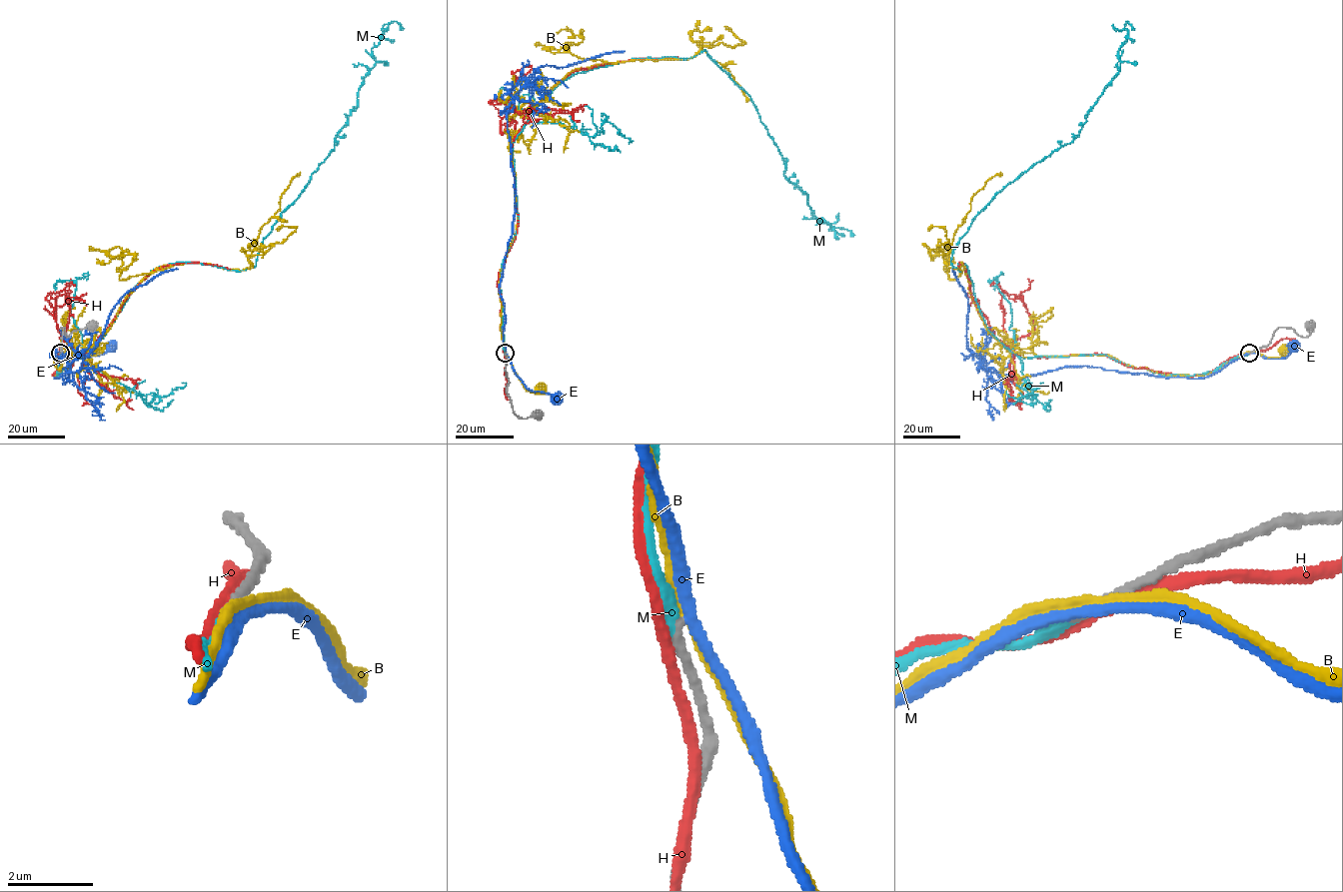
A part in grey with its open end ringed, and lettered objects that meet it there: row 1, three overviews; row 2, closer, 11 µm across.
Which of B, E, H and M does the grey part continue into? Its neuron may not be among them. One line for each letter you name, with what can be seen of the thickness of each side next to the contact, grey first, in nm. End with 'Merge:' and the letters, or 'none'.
M: 240 nm thick on the grey side, 240 nm on the other
Merge: M

